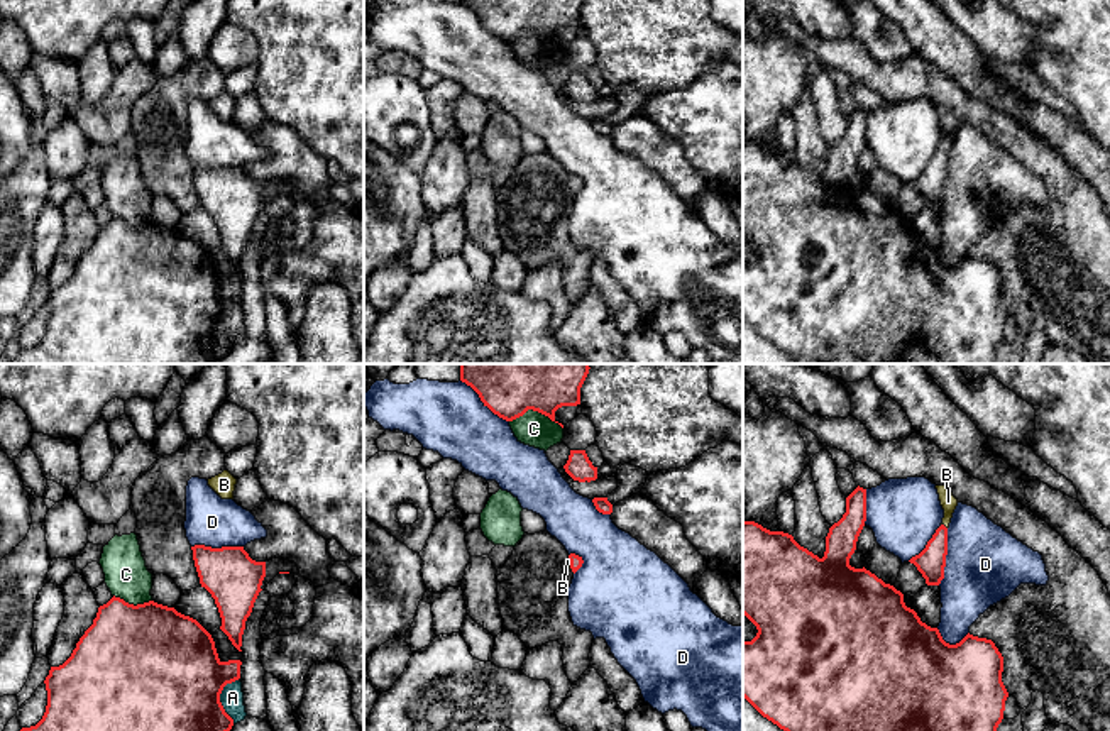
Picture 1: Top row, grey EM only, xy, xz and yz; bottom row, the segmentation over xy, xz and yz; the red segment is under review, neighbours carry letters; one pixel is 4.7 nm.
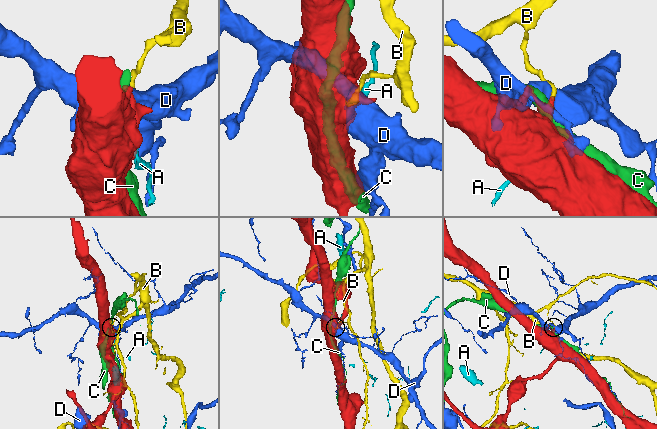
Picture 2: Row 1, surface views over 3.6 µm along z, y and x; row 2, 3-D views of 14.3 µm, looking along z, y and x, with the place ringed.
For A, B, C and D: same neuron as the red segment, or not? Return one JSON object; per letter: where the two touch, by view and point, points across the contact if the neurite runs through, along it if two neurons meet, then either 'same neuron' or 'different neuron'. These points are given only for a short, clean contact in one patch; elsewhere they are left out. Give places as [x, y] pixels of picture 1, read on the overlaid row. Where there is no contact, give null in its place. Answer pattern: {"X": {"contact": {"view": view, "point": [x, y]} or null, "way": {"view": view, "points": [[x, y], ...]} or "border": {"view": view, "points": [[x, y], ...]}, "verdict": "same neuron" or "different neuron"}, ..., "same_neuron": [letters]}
{"A": {"contact": {"view": "xy", "point": [219, 698]}, "verdict": "different neuron"}, "B": {"contact": {"view": "yz", "point": [945, 527]}, "border": {"view": "yz", "points": [[941, 523], [946, 528]]}, "verdict": "different neuron"}, "C": {"contact": {"view": "xz", "point": [537, 410]}, "verdict": "different neuron"}, "D": {"contact": {"view": "yz", "point": [945, 557]}, "verdict": "different neuron"}, "same_neuron": []}

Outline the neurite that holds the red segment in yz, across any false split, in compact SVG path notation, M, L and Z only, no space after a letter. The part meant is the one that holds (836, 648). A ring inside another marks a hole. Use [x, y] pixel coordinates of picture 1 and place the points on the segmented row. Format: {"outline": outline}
{"outline": "M856 487L846 497L846 513L829 528L826 552L819 558L800 547L792 535L770 531L755 521L743 521L743 614L756 626L751 641L743 641L743 697L768 721L783 731L997 731L1003 719L1008 692L1002 682L1003 657L992 640L966 635L949 645L937 628L920 621L917 613L905 606L904 594L885 584L870 570L854 569L849 558L856 550L858 536L866 521L866 489Z"}

